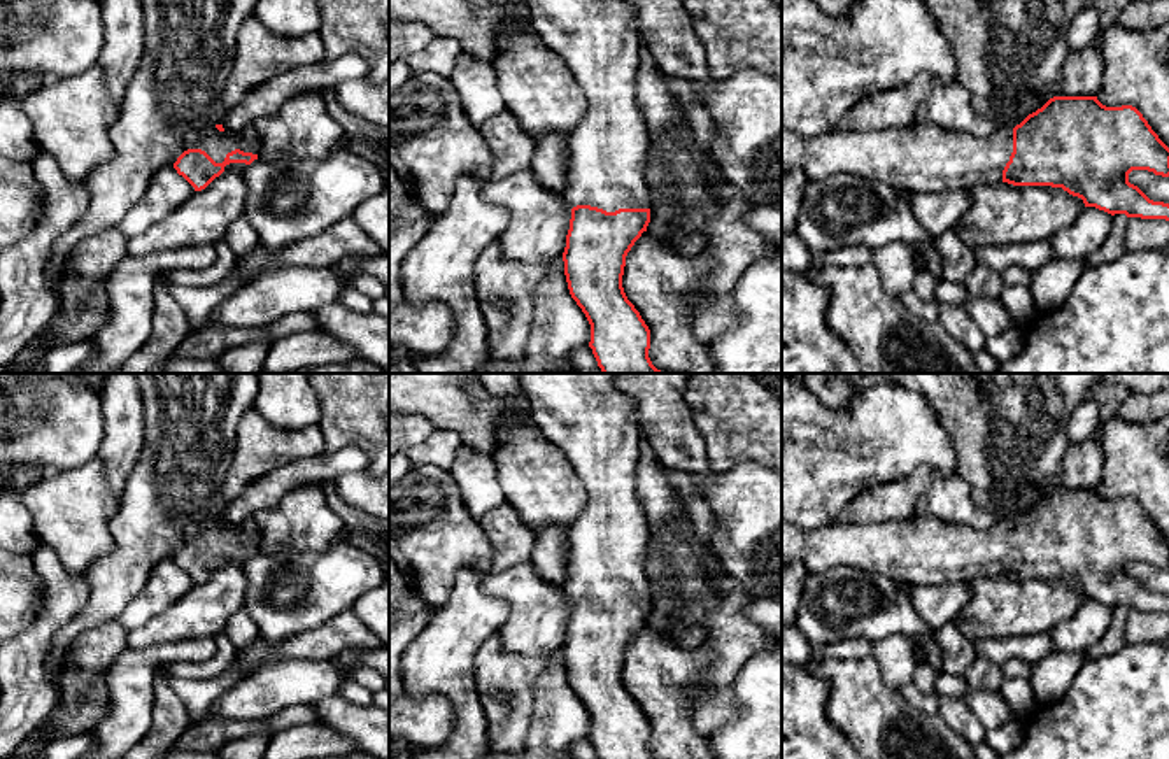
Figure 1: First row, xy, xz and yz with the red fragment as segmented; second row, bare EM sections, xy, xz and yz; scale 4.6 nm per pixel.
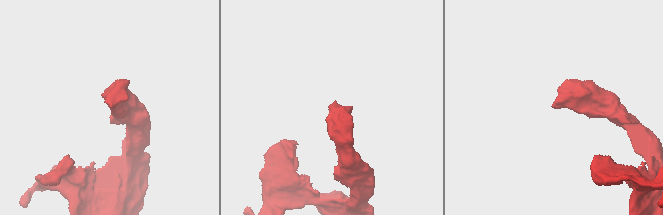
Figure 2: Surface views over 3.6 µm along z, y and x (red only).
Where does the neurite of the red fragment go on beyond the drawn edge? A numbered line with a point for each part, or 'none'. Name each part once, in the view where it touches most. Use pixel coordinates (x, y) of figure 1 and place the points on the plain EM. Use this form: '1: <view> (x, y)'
1: xy (216, 537)

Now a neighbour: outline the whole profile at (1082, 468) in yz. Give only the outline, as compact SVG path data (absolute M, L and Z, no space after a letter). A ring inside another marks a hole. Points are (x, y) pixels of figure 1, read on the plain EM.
M1097 438L1071 443L1062 461L1059 484L1062 489L1095 489L1104 472L1104 452Z

